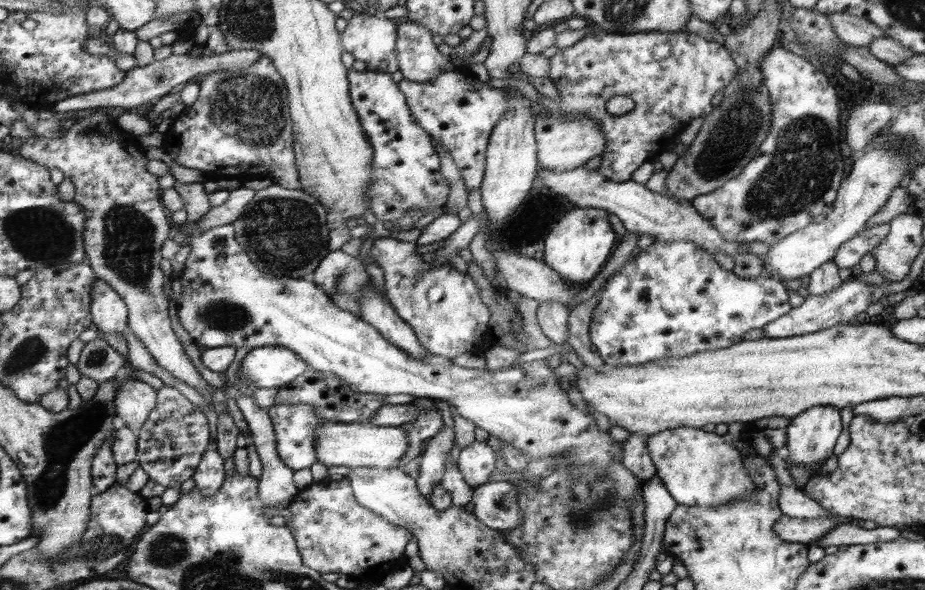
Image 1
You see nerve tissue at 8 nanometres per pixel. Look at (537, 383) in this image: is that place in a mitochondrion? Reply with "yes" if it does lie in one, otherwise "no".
yes

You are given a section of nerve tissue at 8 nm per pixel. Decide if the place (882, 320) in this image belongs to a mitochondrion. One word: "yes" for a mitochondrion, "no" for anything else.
no

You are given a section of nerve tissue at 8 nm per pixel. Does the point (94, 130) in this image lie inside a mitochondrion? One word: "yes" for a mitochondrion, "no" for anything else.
no

